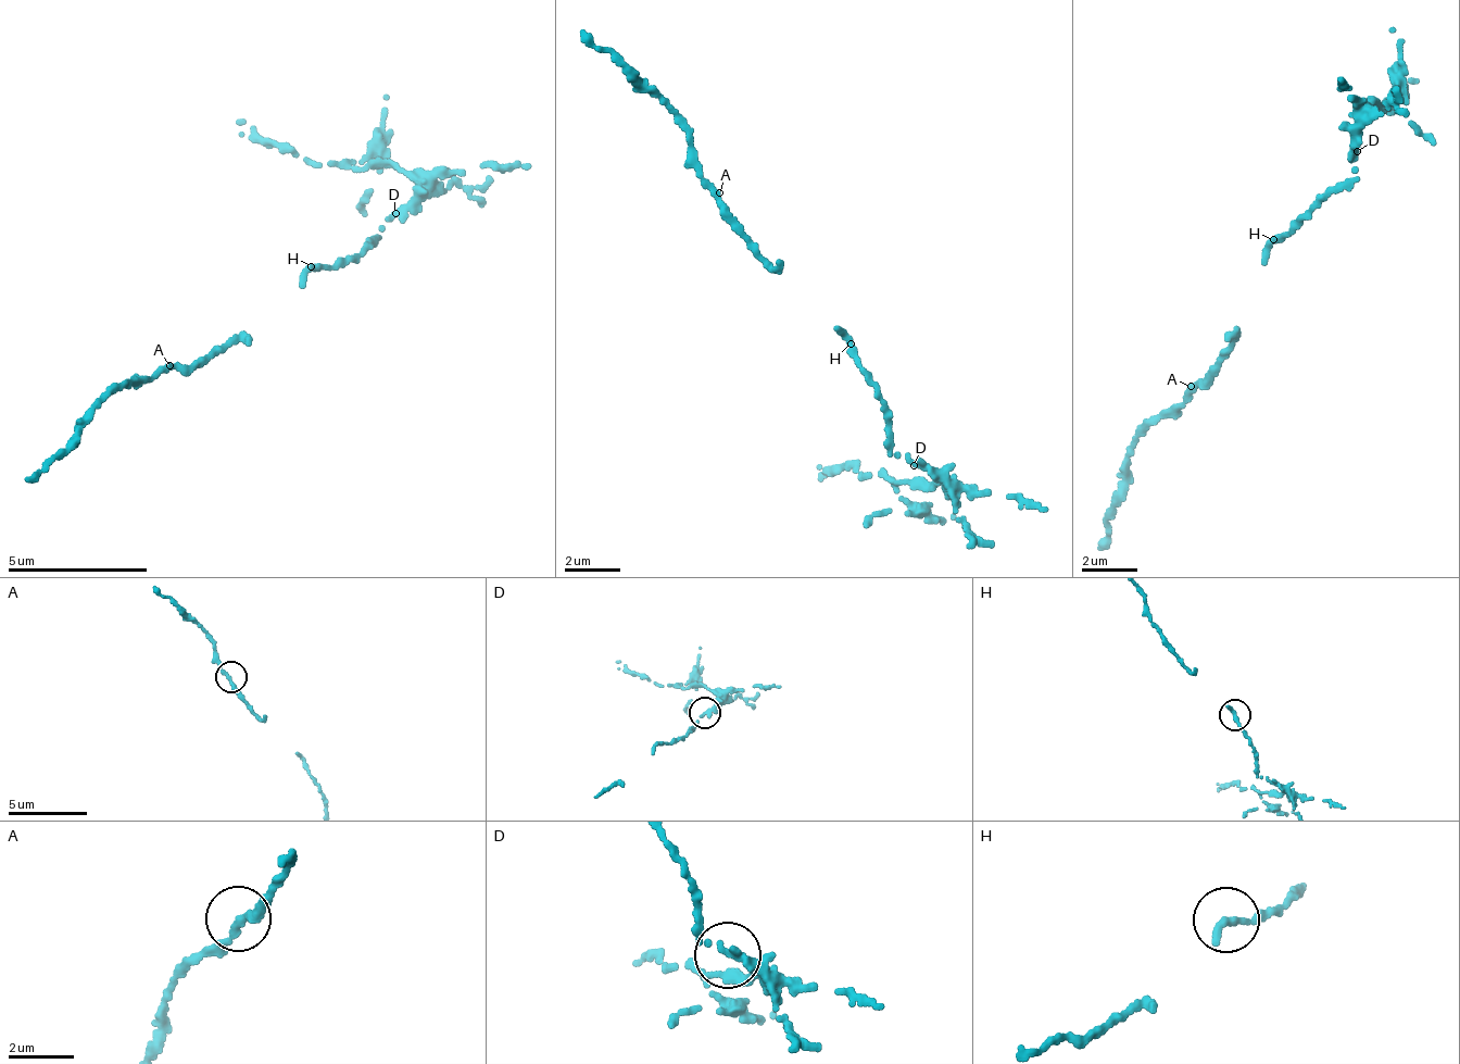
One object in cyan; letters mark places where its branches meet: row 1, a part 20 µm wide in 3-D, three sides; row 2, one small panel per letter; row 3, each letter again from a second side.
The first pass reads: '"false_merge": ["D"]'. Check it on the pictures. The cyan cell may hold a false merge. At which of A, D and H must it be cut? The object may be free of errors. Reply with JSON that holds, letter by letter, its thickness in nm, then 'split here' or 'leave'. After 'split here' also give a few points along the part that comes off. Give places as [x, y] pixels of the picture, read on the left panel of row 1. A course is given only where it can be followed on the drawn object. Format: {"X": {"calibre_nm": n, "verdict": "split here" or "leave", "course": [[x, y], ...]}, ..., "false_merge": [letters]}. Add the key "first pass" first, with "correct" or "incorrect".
{"first pass": "correct", "A": {"calibre_nm": 260, "verdict": "leave"}, "D": {"calibre_nm": 260, "verdict": "split here", "course": [[395, 214], [420, 195], [402, 169], [312, 167], [293, 152], [240, 136], [238, 124]]}, "H": {"calibre_nm": 320, "verdict": "leave"}, "false_merge": ["D"]}

